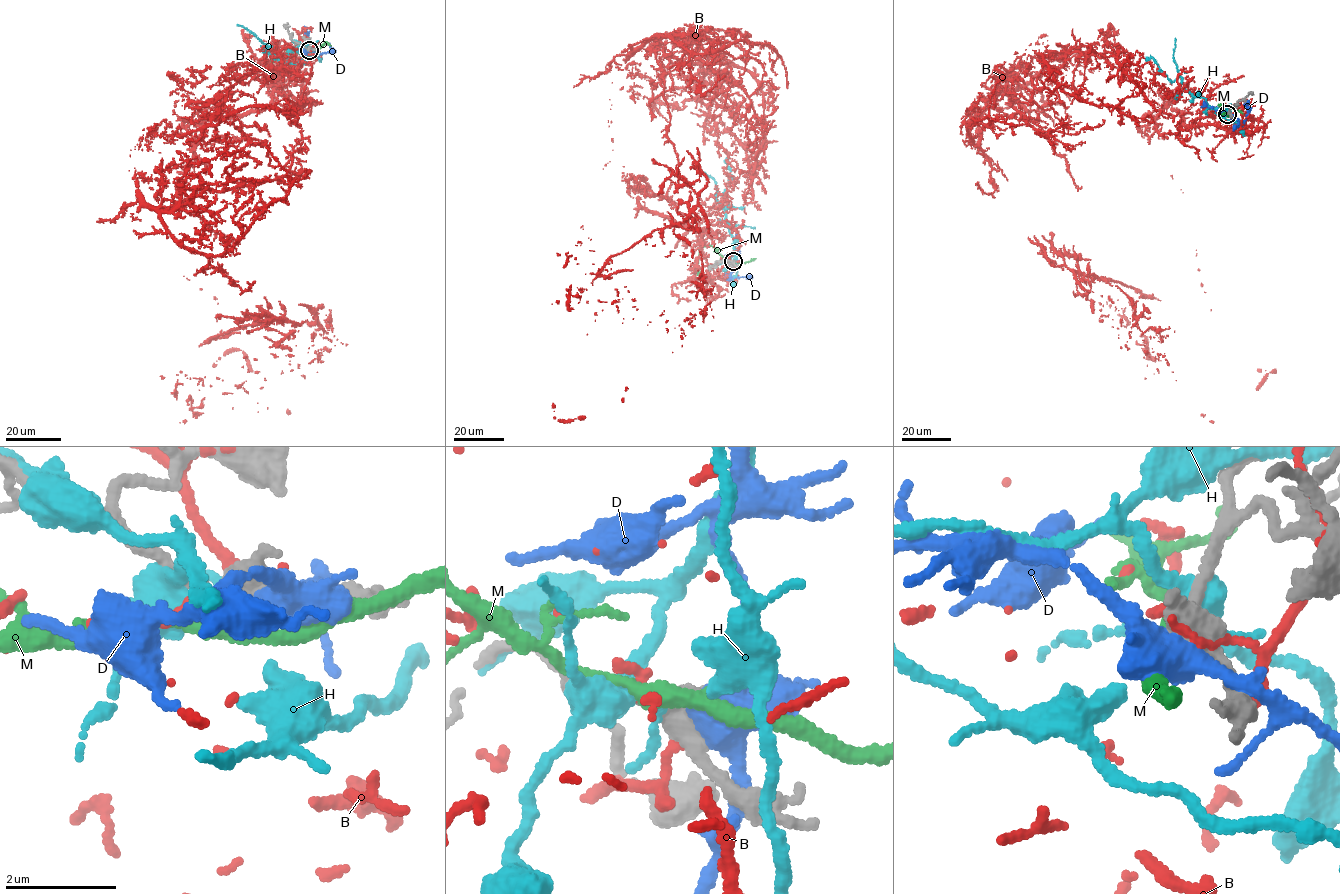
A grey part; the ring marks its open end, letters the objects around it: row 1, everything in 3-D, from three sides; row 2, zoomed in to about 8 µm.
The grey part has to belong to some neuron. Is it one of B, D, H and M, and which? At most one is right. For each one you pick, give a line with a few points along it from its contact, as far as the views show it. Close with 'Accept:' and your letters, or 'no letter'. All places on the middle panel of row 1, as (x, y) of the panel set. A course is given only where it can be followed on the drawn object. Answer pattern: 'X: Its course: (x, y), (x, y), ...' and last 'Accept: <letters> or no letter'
Accept: no letter

